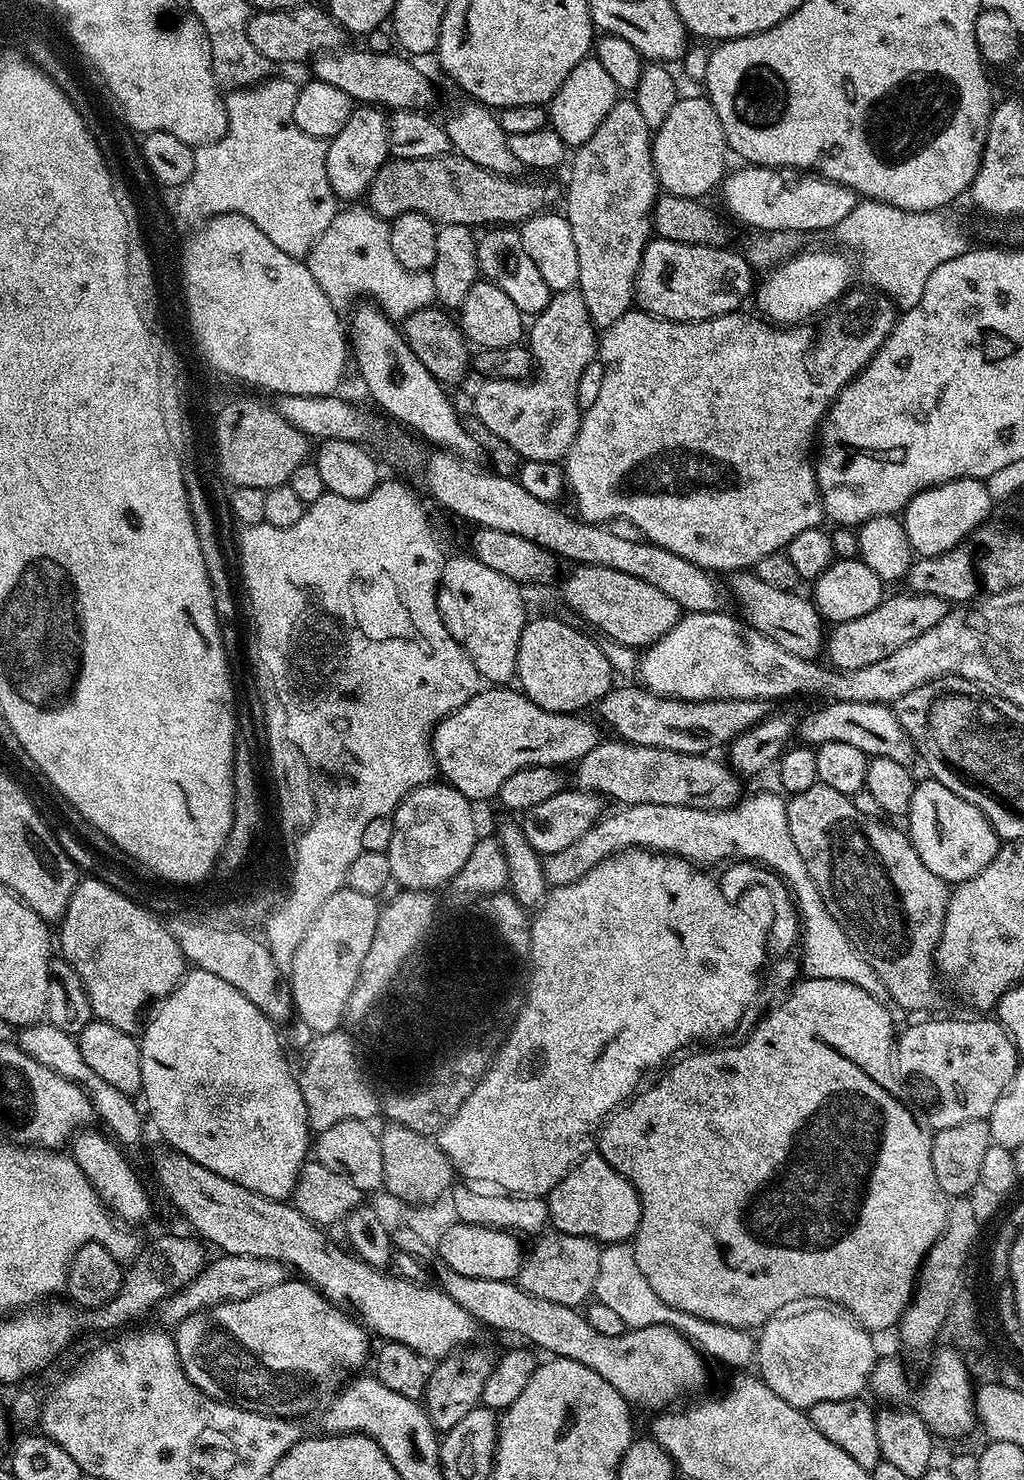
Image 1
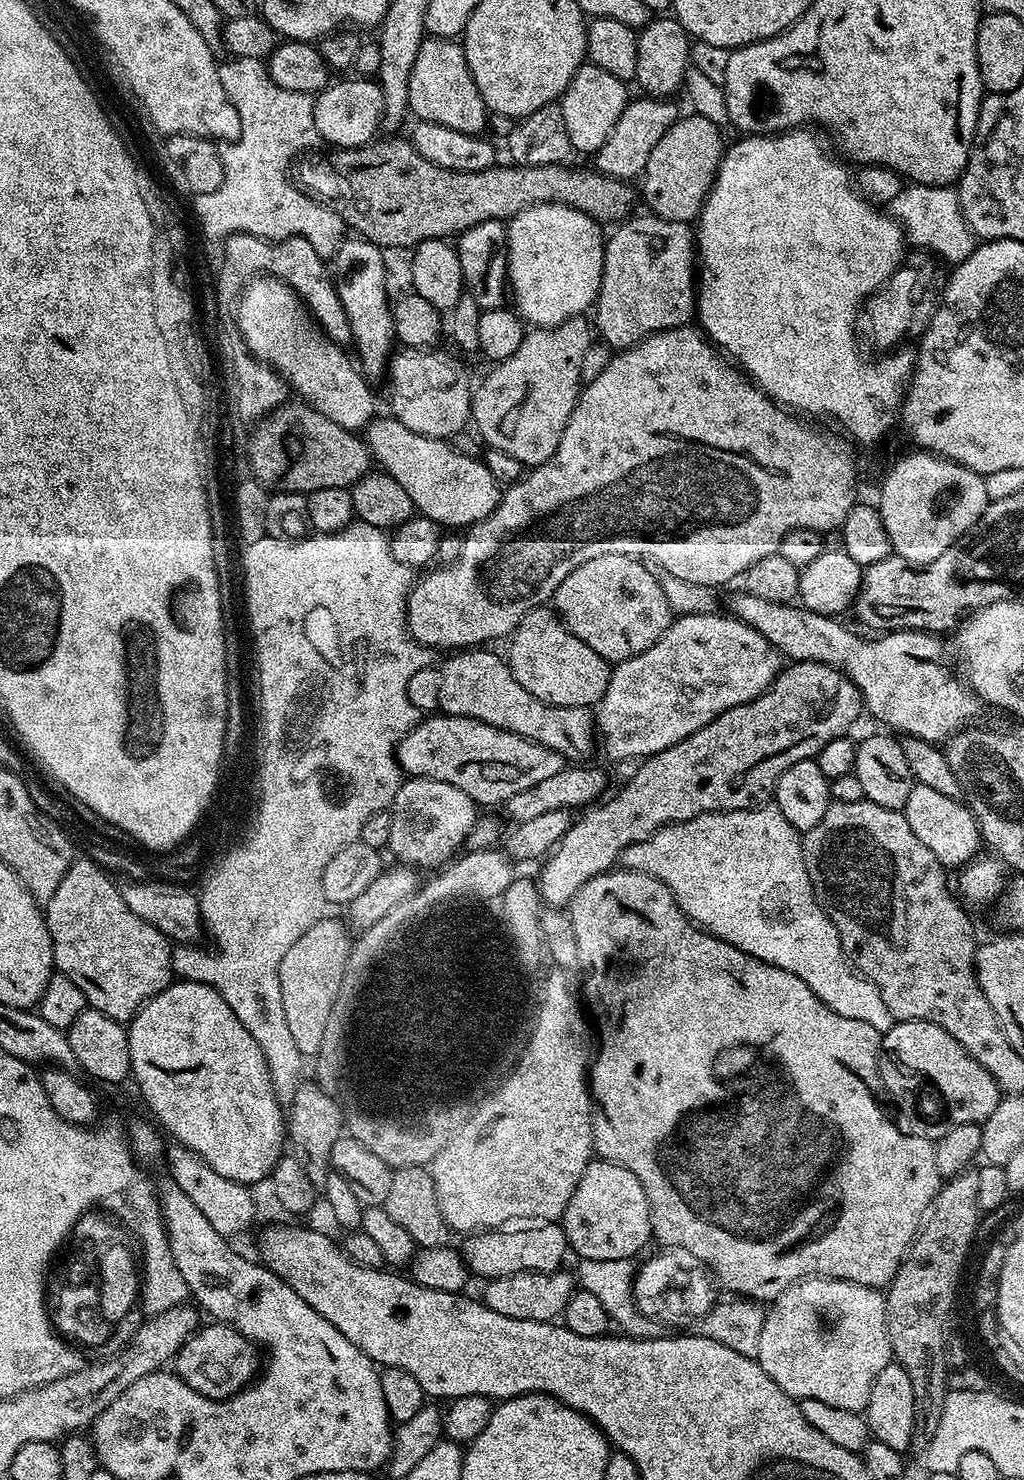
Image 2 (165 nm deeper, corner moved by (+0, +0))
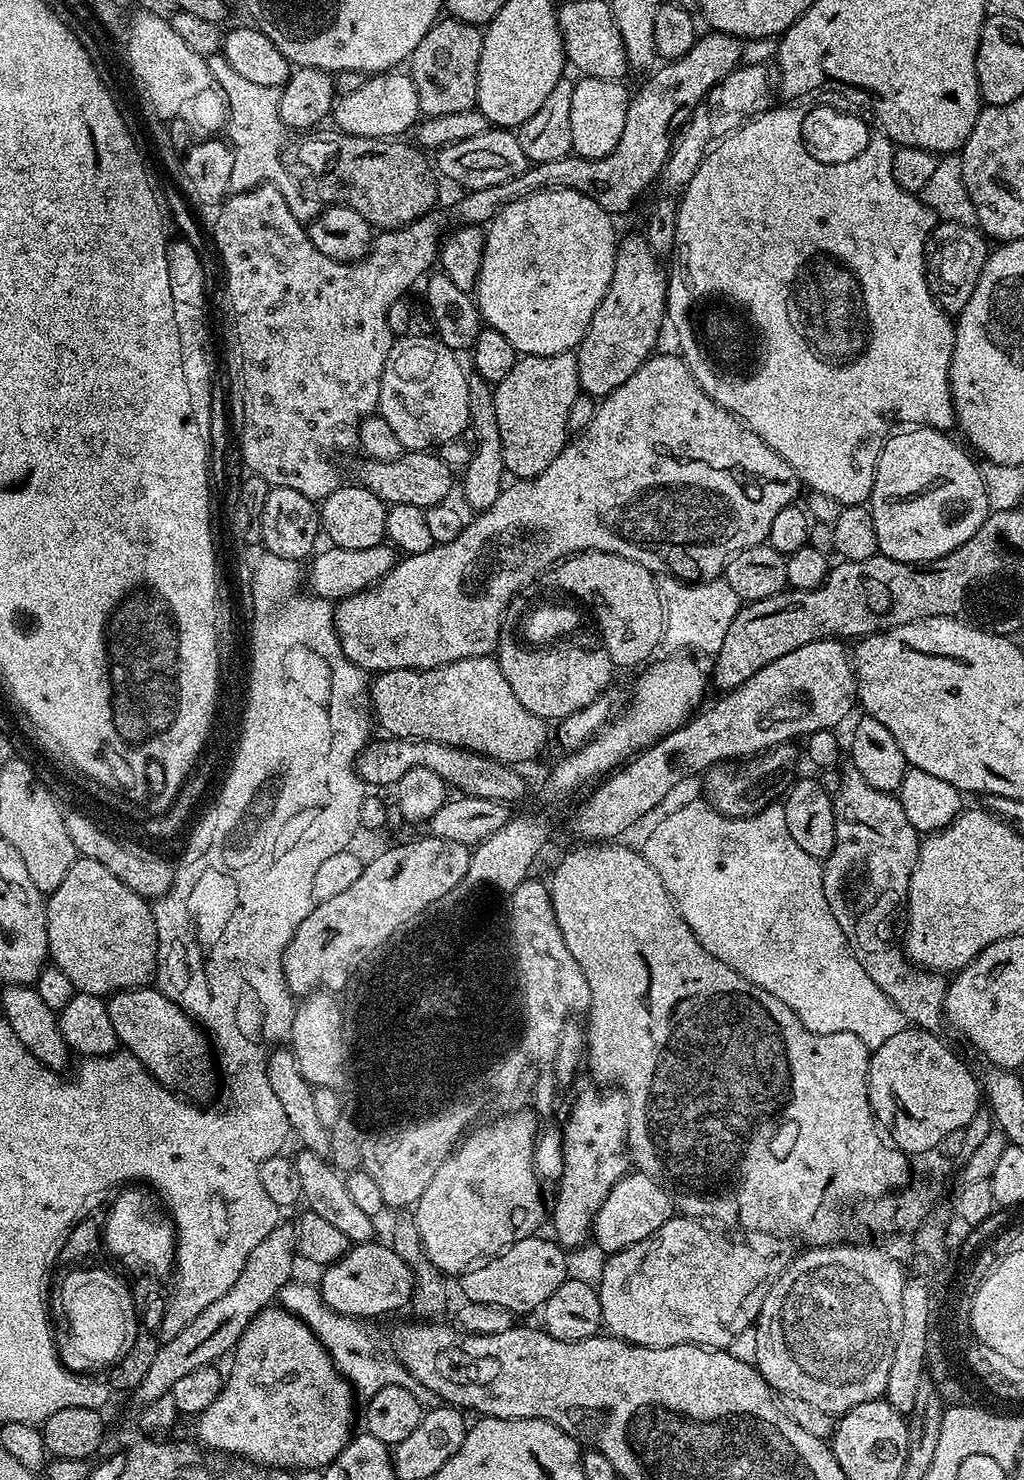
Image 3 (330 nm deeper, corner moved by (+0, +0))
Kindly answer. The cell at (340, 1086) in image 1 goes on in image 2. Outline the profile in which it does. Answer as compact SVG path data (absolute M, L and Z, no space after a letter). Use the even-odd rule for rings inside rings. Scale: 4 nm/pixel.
M303 1081L291 1103L286 1116L286 1142L289 1153L296 1161L302 1162L307 1178L318 1192L326 1186L332 1159L334 1142L343 1135L345 1113L341 1103L322 1092L318 1085Z

